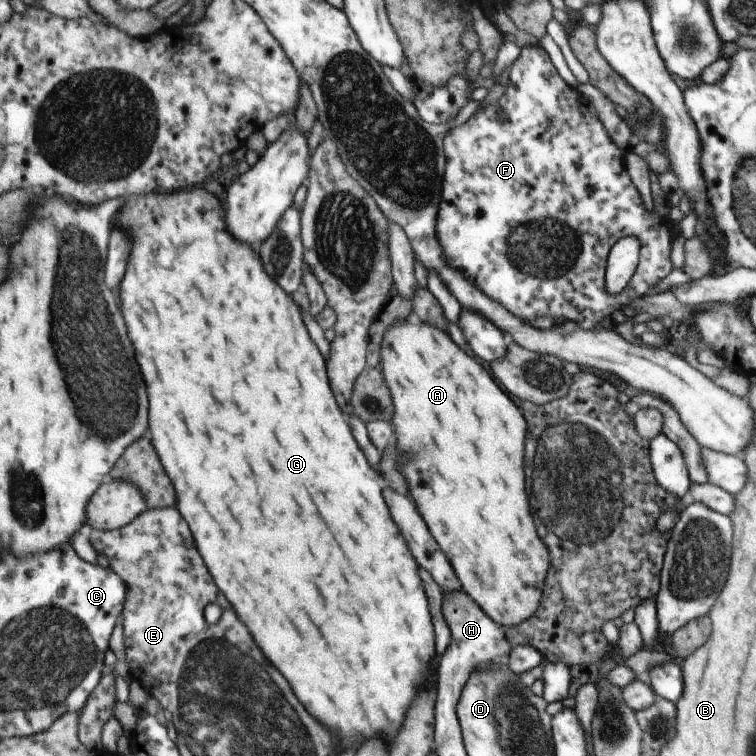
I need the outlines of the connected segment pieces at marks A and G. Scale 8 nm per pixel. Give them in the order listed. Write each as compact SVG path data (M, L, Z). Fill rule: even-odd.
M412 317L392 323L383 333L379 348L380 362L378 369L381 371L385 386L387 386L392 404L393 414L390 424L394 426L392 442L396 446L396 469L402 473L406 481L407 495L414 502L416 511L425 521L428 531L436 540L437 546L447 557L455 576L460 584L460 589L470 596L477 606L481 607L486 615L493 619L500 627L517 626L528 619L539 606L542 595L544 578L549 569L549 557L543 542L537 538L529 504L525 496L523 486L523 440L525 440L525 420L521 412L515 408L513 402L509 402L509 396L491 380L485 368L479 366L473 358L469 358L461 348L457 348L445 331L427 324L425 321L415 320ZM479 542L485 542L485 548L479 546Z
M183 188L173 194L139 196L135 200L127 200L118 214L117 227L133 236L125 284L121 284L121 306L149 386L153 444L157 444L161 462L169 476L173 476L173 484L177 484L177 496L181 496L177 506L185 520L189 520L211 574L217 576L217 588L229 596L229 604L237 608L237 616L249 624L247 630L257 636L257 644L265 648L265 656L269 656L285 680L293 684L293 692L301 696L301 704L305 704L305 708L309 708L321 724L329 724L329 732L339 738L341 748L349 748L351 742L355 744L359 738L373 734L393 738L401 726L403 712L417 692L417 686L425 680L427 662L433 658L433 630L427 600L417 576L417 564L407 552L407 546L391 522L381 498L379 482L384 482L385 476L369 468L363 452L355 444L331 394L329 380L325 376L326 362L307 336L298 304L267 276L259 256L249 244L235 240L225 232L219 202L205 188Z

